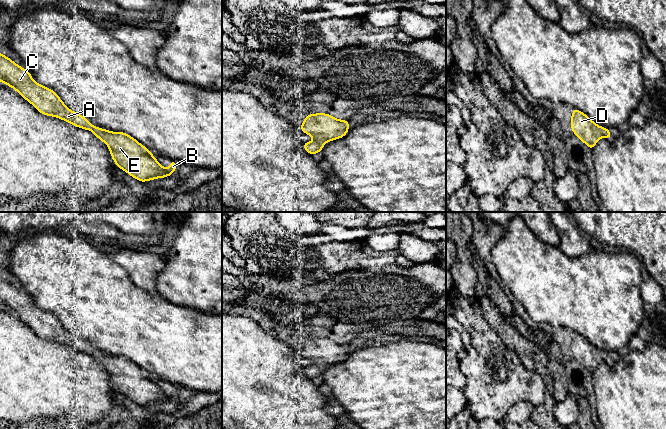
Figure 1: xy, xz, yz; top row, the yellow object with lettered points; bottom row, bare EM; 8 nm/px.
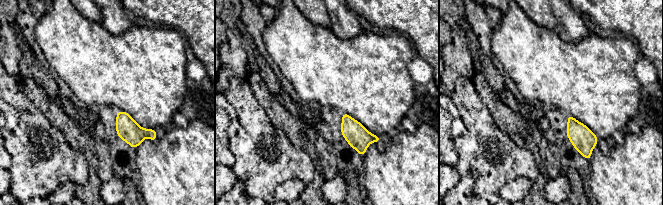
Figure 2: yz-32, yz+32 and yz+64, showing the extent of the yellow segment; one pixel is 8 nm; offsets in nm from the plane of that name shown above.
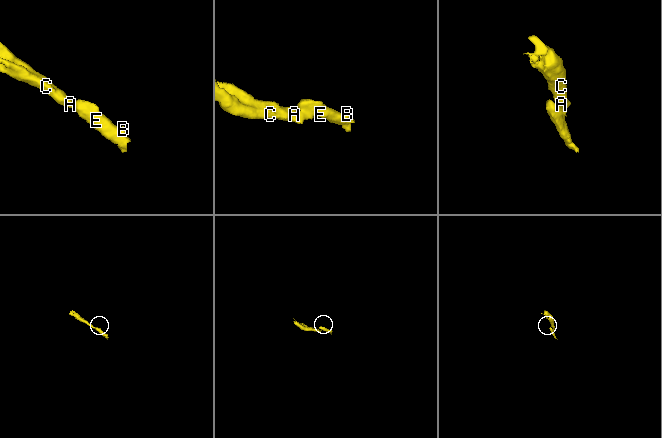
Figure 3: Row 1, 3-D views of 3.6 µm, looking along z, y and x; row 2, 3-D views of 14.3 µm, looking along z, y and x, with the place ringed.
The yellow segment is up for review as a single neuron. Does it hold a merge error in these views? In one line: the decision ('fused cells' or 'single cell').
single cell

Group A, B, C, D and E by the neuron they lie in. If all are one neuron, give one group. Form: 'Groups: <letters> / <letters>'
Groups: A B C D E

